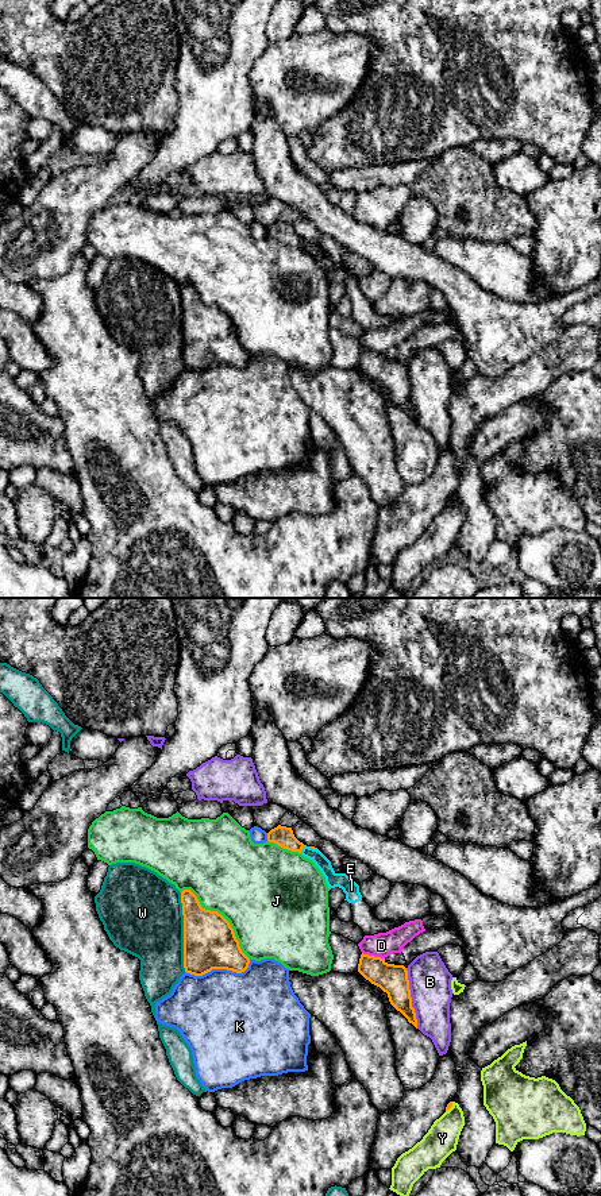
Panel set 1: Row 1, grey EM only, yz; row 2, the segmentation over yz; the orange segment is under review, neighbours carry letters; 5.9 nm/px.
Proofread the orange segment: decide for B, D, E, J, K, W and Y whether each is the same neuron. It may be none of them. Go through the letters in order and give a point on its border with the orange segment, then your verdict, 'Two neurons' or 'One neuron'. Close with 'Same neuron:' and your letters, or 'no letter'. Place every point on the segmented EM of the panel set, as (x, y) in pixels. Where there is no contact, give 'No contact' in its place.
B: Touches orange at yz (411, 998). Two neurons
D: Touches orange at yz (373, 956). Two neurons
E: Touches orange at yz (301, 849). Two neurons
J: Touches orange at yz (223, 917). Two neurons
K: Touches orange at yz (220, 968). Two neurons
W: Touches orange at yz (184, 932). Two neurons
Y: Touches orange at yz (450, 1107). Two neurons
Same neuron: no letter

